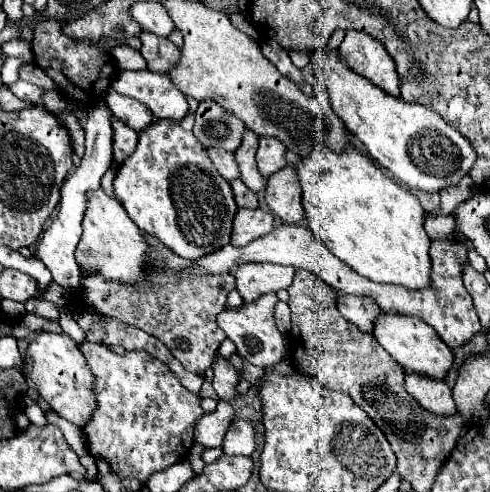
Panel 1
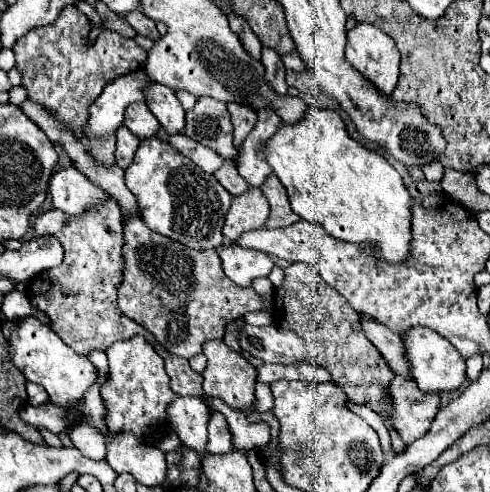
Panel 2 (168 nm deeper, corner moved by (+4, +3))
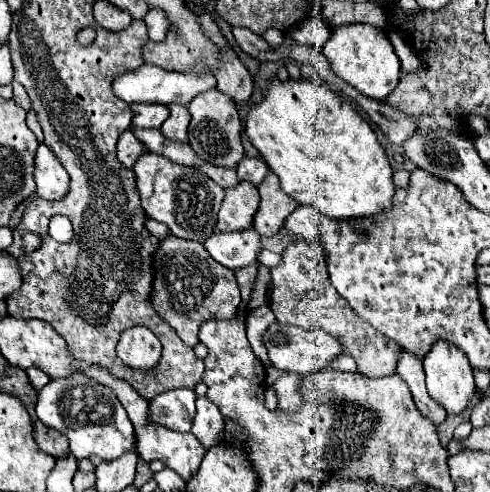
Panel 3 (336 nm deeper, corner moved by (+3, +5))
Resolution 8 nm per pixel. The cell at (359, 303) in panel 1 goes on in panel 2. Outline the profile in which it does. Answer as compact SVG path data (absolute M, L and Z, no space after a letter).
M359 313L359 323L363 327L365 337L377 347L377 351L383 355L383 359L389 363L395 375L409 375L409 365L405 365L403 357L403 345L397 333L375 321L373 317L367 317L365 313Z

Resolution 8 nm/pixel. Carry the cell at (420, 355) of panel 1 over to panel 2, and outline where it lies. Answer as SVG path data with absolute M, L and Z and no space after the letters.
M411 327L399 335L405 347L405 359L409 363L409 371L417 381L419 389L425 393L441 393L459 389L465 381L465 359L445 341L439 333L433 333L429 327Z

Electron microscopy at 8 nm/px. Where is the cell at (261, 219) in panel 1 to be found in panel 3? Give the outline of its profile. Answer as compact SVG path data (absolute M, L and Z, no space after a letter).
M240 181L234 187L224 191L224 201L218 211L218 229L220 231L242 231L250 229L254 221L254 213L258 211L260 195L258 189L248 183Z

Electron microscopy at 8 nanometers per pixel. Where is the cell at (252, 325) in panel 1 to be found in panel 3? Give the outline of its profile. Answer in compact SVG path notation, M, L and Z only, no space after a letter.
M274 321L266 333L264 333L264 345L268 349L268 357L272 361L272 365L276 369L282 371L294 371L298 375L310 375L316 371L322 371L324 367L328 367L334 359L344 355L342 343L338 339L334 339L330 333L322 331L322 329L302 329L302 327L294 327L294 325L282 325L278 321Z

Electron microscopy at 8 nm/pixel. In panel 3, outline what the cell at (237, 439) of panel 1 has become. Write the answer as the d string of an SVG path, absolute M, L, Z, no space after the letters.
M196 397L196 415L192 423L192 433L208 449L222 441L224 437L224 417L218 407L210 403L208 397Z

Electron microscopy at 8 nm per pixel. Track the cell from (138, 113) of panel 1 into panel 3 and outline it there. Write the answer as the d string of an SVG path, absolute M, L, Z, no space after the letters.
M134 103L130 105L134 119L132 125L146 127L146 129L160 129L162 123L168 119L170 111L162 103Z

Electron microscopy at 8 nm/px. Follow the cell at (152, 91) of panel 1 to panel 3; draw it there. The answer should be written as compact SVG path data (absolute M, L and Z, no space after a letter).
M170 105L170 117L162 125L164 137L176 143L188 143L188 123L190 123L190 113L184 105Z

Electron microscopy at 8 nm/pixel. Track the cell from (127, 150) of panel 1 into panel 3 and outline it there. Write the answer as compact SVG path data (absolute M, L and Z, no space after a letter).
M124 131L120 135L120 139L118 139L118 161L124 167L132 169L142 153L144 153L144 147L142 147L142 143L138 143L134 133L132 131Z

